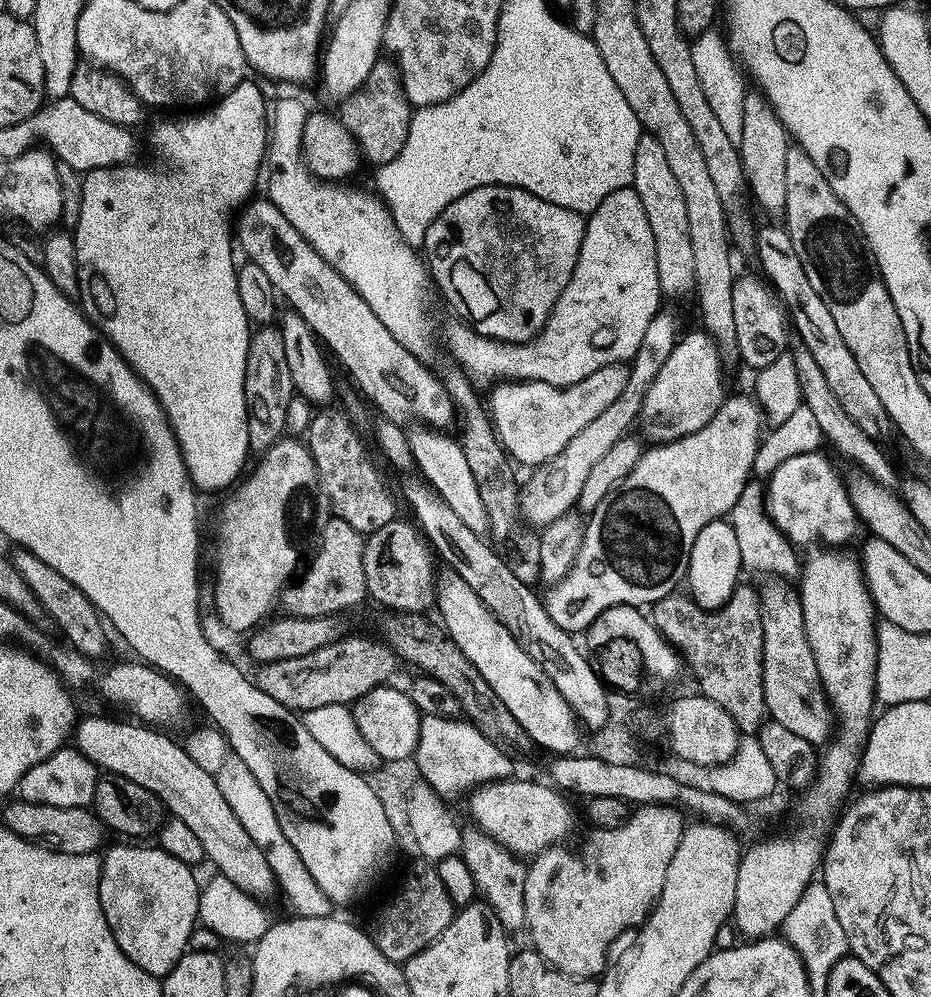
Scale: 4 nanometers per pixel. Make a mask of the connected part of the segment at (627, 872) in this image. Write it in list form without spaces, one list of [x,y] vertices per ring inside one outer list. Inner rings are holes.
[[[642,804],[631,813],[628,820],[616,829],[599,829],[593,831],[593,836],[589,838],[588,845],[584,848],[584,853],[579,856],[576,852],[571,852],[565,846],[553,846],[545,848],[539,856],[535,857],[527,865],[526,882],[524,883],[524,905],[526,906],[526,932],[532,935],[531,947],[540,953],[542,959],[550,964],[557,971],[567,976],[579,978],[596,978],[603,973],[608,947],[612,940],[620,935],[625,928],[639,926],[644,923],[649,912],[652,911],[664,885],[666,870],[670,866],[670,858],[674,858],[674,850],[680,841],[680,835],[684,833],[686,827],[685,813],[679,807],[671,804]]]

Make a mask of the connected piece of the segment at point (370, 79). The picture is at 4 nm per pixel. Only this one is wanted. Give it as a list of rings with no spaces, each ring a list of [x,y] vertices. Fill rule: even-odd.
[[[381,58],[370,70],[366,82],[350,98],[338,105],[338,115],[341,122],[350,130],[360,147],[361,157],[368,160],[372,166],[389,164],[402,154],[402,146],[406,146],[406,134],[410,130],[413,105],[409,104],[404,87],[400,81],[400,73],[396,71],[391,59]]]

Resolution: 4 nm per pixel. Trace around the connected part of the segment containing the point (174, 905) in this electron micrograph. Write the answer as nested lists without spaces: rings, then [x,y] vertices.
[[[120,842],[103,853],[100,865],[99,902],[103,916],[119,949],[128,961],[151,976],[162,978],[168,974],[180,957],[187,951],[189,940],[199,919],[200,882],[197,882],[191,865],[174,858],[164,849],[130,846]]]

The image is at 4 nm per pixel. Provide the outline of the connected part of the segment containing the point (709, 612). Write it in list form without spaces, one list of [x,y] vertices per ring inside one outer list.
[[[738,586],[720,608],[698,606],[691,595],[673,594],[651,605],[650,619],[692,670],[699,695],[718,702],[744,734],[760,731],[766,719],[762,690],[762,616],[755,587]]]

